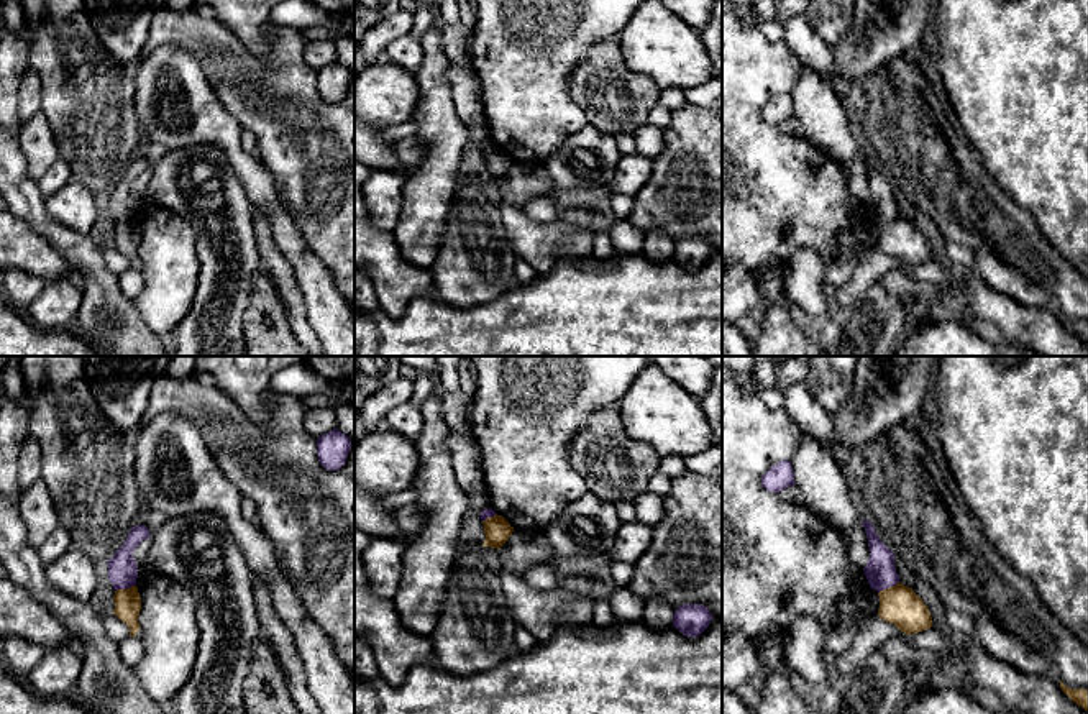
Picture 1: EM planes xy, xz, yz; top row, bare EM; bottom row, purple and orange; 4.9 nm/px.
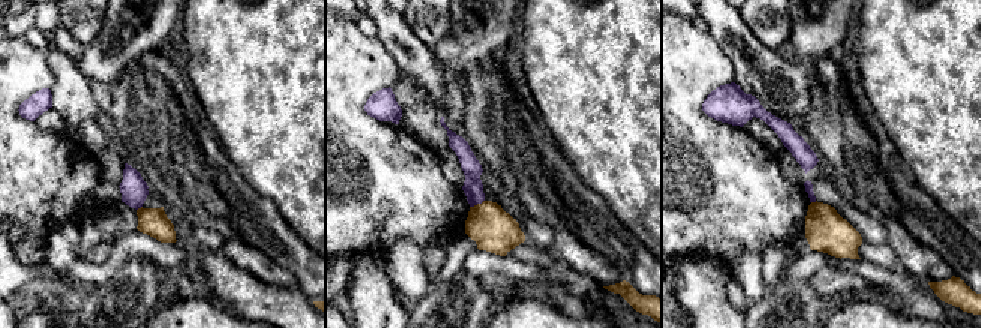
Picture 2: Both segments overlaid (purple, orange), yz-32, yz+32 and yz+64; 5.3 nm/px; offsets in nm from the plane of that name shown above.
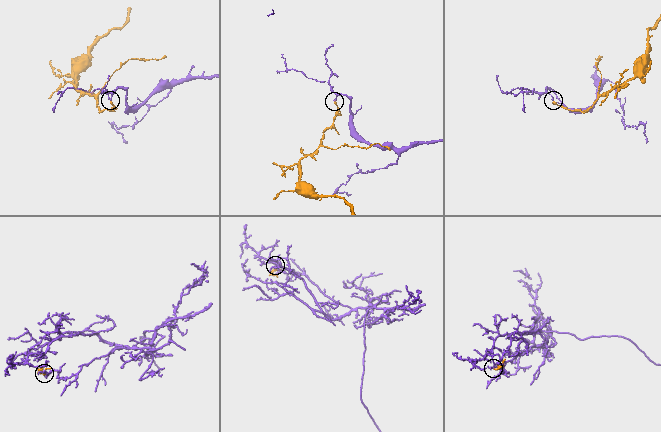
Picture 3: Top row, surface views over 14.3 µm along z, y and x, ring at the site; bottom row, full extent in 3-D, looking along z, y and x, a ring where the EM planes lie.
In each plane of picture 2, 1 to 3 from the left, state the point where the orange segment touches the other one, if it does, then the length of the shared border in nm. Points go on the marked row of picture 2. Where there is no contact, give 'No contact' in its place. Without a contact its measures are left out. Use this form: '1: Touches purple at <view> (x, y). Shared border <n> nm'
1: Touches purple at yz-32 (138, 207). Shared border 40 nm
2: Touches purple at yz+32 (476, 204). Shared border 90 nm
3: Touches purple at yz+64 (813, 201). Shared border 30 nm

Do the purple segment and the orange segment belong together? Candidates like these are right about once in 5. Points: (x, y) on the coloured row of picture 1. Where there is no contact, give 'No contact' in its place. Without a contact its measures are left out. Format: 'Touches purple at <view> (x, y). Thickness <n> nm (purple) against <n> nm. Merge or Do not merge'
Touches purple at yz (888, 586). Thickness 150 nm (purple) against 190 nm. Do not merge

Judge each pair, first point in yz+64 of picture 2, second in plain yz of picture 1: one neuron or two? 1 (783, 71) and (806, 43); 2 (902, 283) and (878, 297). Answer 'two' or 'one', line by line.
1: one
2: two

